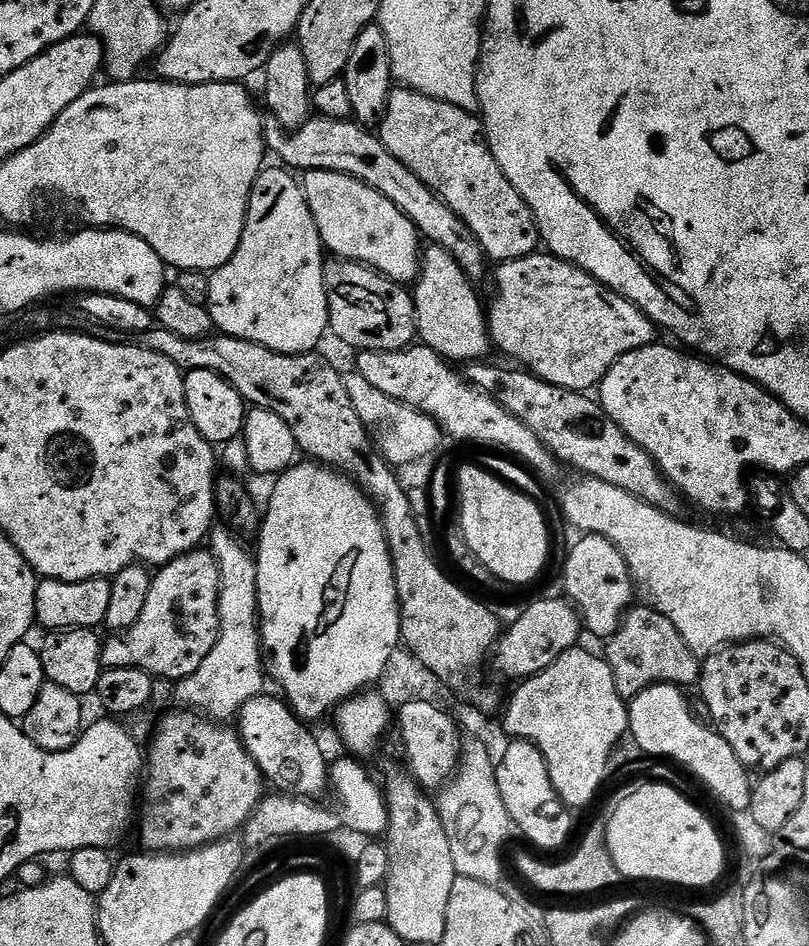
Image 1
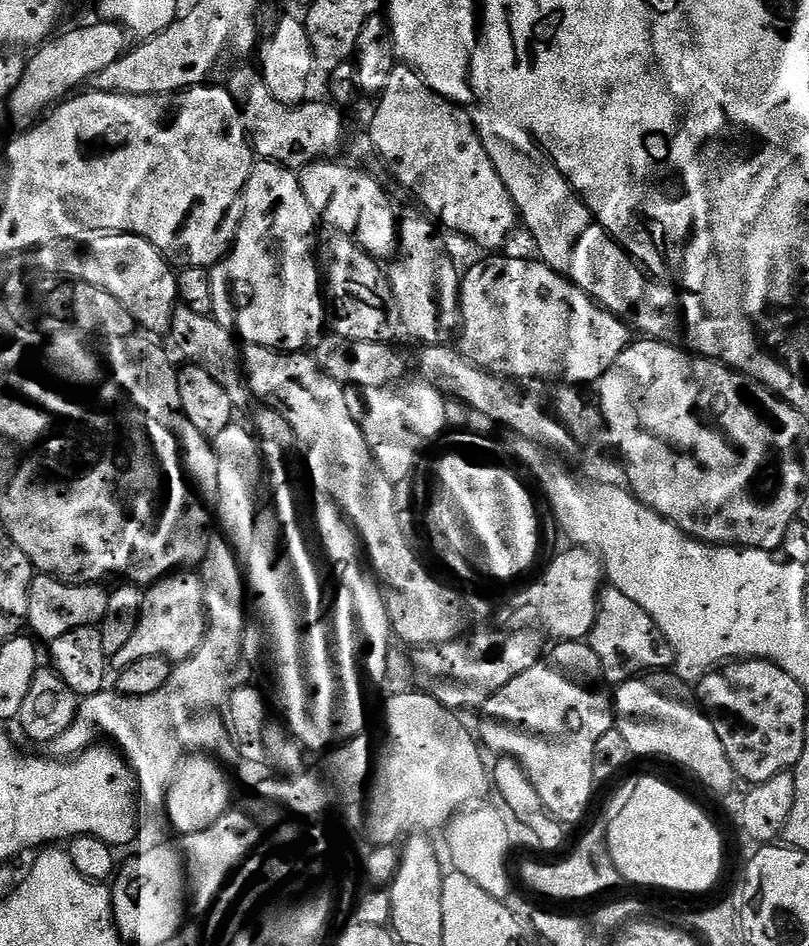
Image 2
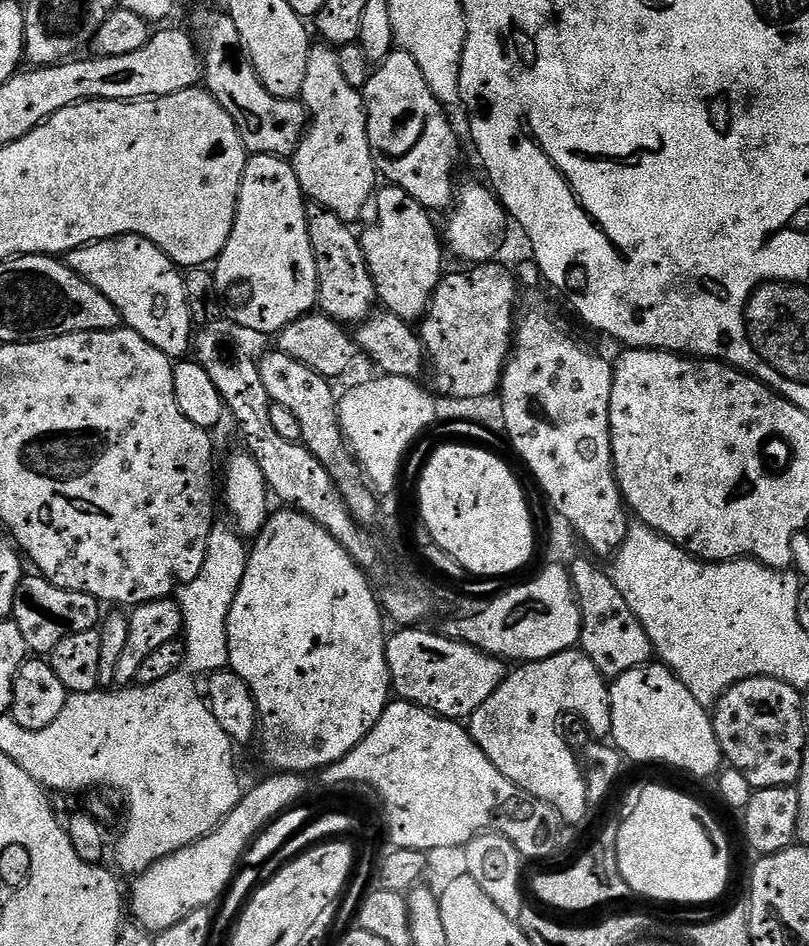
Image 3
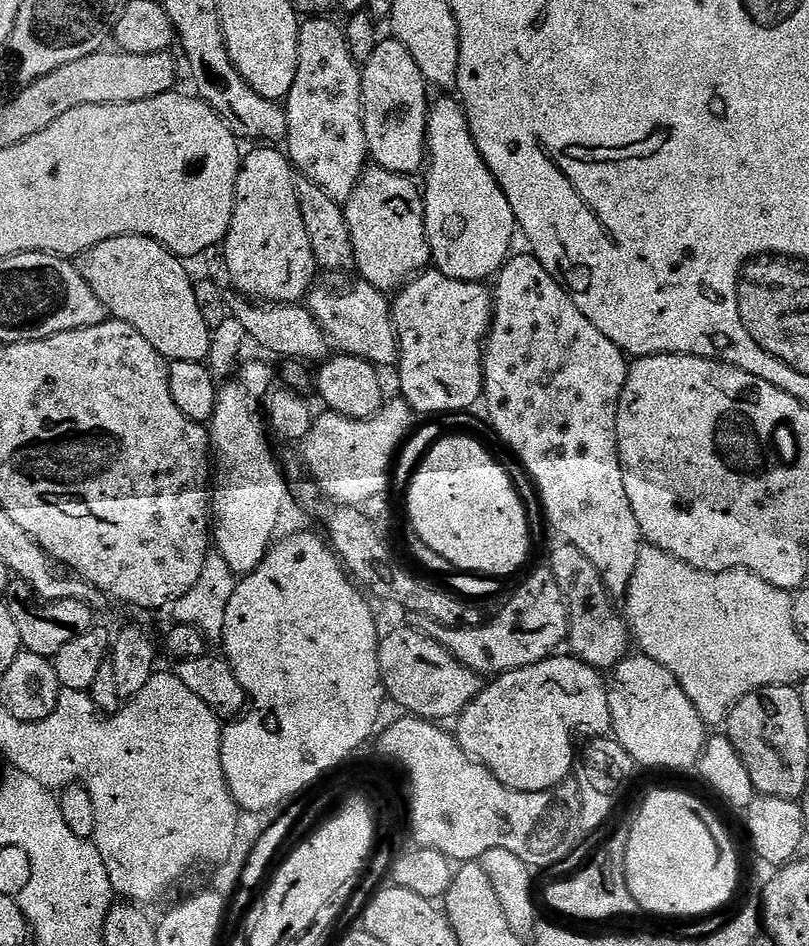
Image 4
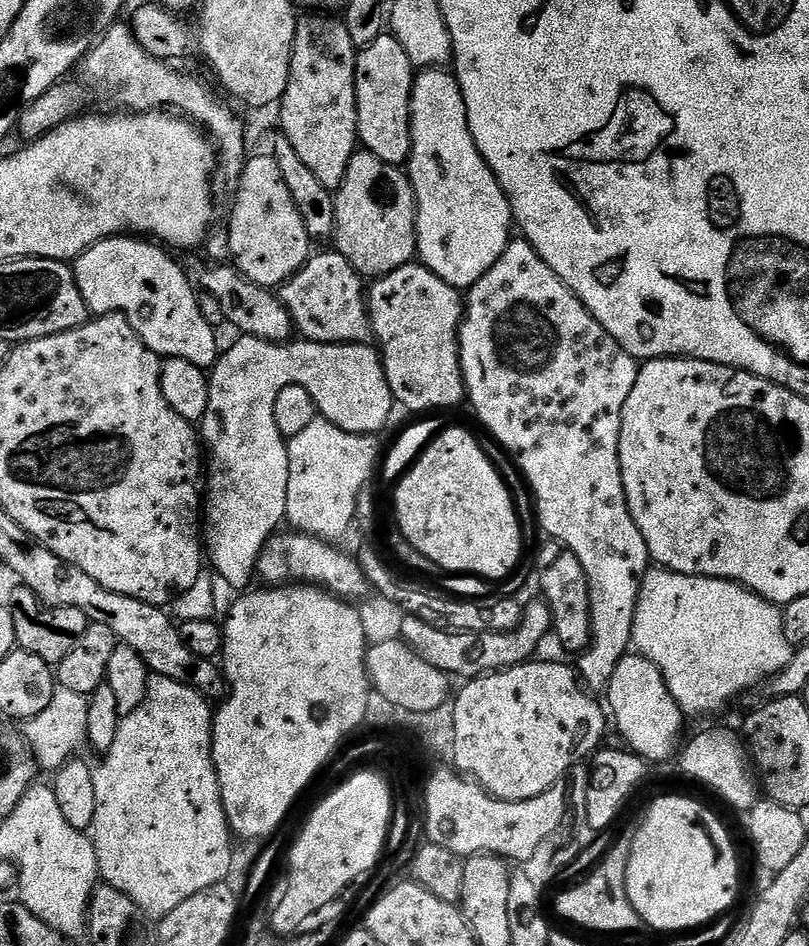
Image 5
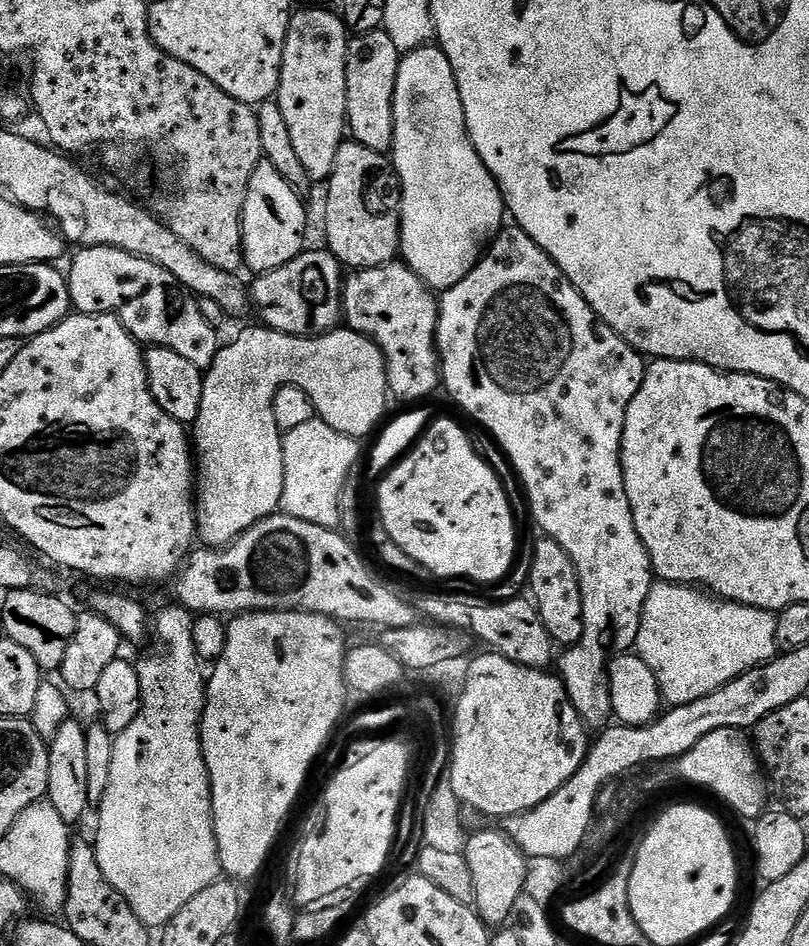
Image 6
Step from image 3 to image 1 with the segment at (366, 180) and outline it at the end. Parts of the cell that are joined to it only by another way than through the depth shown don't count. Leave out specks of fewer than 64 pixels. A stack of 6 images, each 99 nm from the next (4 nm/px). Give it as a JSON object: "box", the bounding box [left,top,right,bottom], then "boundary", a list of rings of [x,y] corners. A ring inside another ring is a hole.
{"box":[302,170,422,286],"boundary":[[[314,170],[305,172],[302,176],[302,187],[304,197],[310,206],[310,214],[314,214],[314,222],[318,226],[318,234],[325,249],[333,257],[342,260],[353,260],[355,264],[364,264],[380,272],[387,280],[405,286],[411,285],[416,277],[420,275],[422,267],[422,237],[414,222],[390,202],[378,190],[366,186],[358,178],[338,174],[330,170]]]}

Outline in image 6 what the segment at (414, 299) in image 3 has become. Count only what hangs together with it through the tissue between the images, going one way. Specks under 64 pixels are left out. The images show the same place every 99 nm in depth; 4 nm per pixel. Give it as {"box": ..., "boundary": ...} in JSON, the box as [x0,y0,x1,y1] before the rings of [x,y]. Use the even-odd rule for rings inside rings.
{"box":[324,142,400,270],"boundary":[[[345,142],[338,150],[338,158],[334,160],[334,170],[326,181],[326,187],[328,187],[328,201],[324,204],[324,232],[328,235],[327,251],[338,257],[341,265],[348,270],[373,268],[393,263],[400,251],[400,180],[396,176],[396,167],[392,164],[391,159],[383,152],[375,152],[355,142]]]}

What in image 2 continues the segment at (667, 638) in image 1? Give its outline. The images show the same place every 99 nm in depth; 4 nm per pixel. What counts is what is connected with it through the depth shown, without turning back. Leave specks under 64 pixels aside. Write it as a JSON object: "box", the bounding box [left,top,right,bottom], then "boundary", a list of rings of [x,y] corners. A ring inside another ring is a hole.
{"box":[586,586,676,686],"boundary":[[[611,586],[601,591],[596,621],[586,642],[594,650],[600,663],[603,683],[608,686],[619,686],[645,674],[663,673],[676,662],[676,651],[670,646],[670,642],[666,642],[654,618],[650,618],[650,614],[646,614],[646,610],[642,610],[642,606],[634,602],[634,598],[626,598],[622,590]]]}

